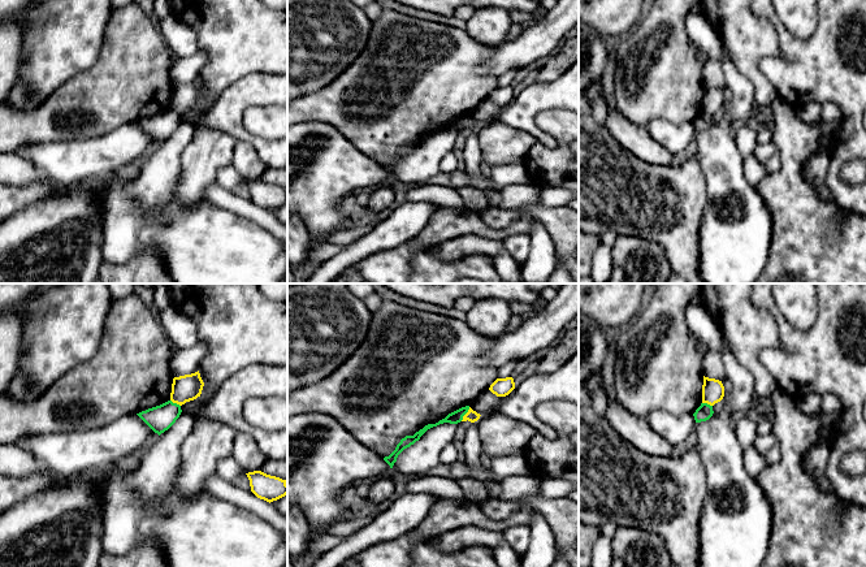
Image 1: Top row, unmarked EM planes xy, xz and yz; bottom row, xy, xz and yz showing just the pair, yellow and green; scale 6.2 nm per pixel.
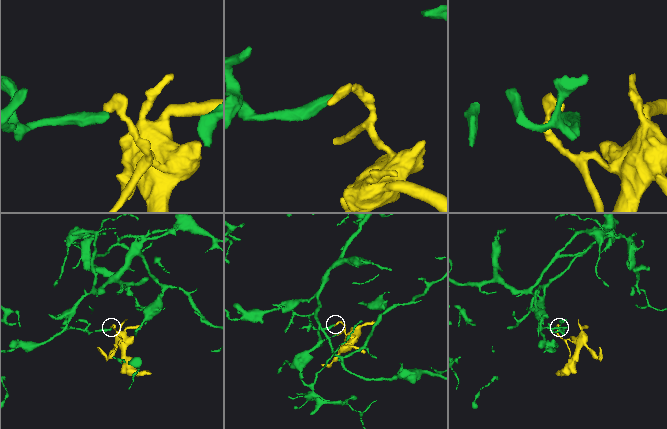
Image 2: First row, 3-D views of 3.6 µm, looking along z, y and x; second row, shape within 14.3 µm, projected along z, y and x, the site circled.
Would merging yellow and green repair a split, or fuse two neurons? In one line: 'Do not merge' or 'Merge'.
Do not merge

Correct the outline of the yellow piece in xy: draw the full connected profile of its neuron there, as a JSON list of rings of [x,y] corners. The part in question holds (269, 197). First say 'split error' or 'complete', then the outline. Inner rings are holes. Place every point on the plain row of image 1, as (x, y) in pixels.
complete | [[[261,179],[246,182],[250,189],[251,200],[267,211],[277,209],[287,203],[286,189],[267,183]]]

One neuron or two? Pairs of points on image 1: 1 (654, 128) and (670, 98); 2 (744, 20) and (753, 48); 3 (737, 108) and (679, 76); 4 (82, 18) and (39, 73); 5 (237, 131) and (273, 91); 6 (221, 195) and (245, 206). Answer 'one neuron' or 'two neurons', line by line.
1: two neurons
2: one neuron
3: two neurons
4: one neuron
5: one neuron
6: one neuron

